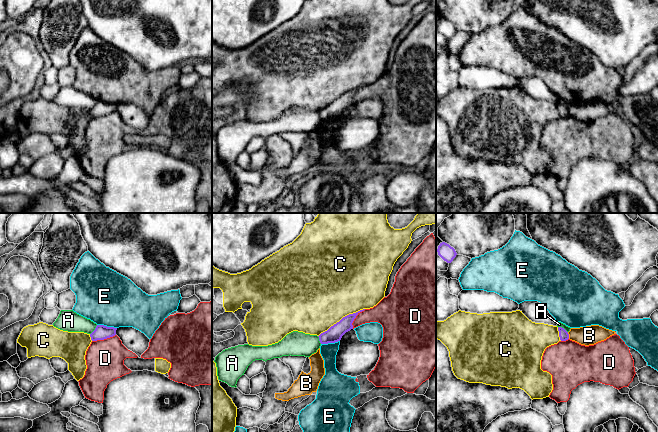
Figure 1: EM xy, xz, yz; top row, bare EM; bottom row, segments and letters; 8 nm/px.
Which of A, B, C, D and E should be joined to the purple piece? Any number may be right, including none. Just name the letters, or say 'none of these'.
none of these

